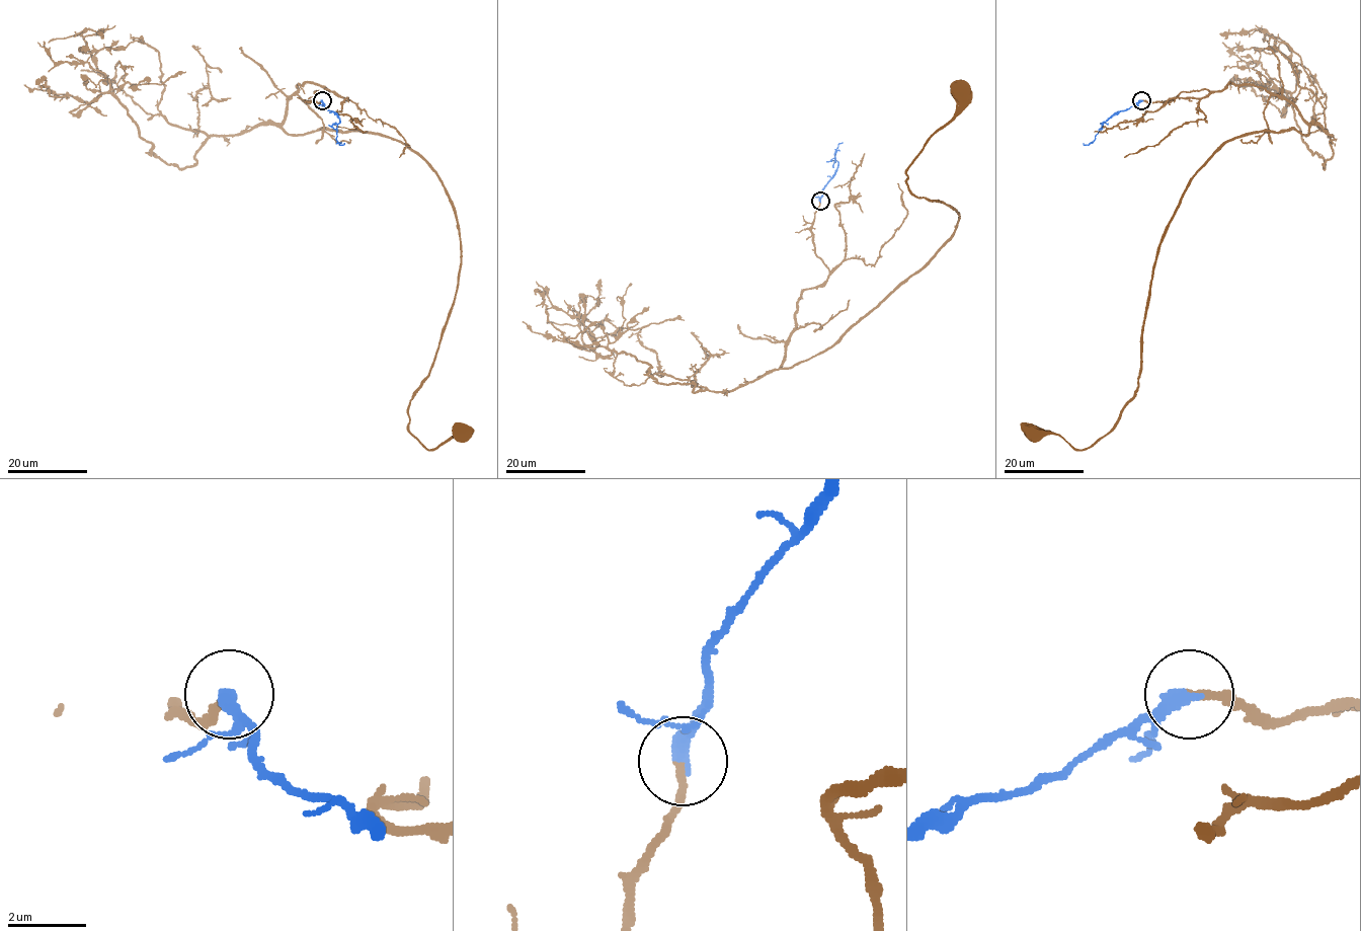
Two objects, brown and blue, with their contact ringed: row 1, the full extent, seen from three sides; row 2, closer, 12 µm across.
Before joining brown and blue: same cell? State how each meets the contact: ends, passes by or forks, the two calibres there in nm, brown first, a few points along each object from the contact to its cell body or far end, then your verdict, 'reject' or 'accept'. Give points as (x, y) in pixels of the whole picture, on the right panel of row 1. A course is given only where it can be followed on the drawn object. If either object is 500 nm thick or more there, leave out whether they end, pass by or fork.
brown ends | blue passes by | 200/280 nm | brown via (1141, 100), (1262, 86), (1308, 134), (1247, 133), (1191, 180), (1117, 424), (1083, 449), (1031, 430) | blue via (1141, 100), (1103, 122), (1092, 142), (1083, 143) | accept

